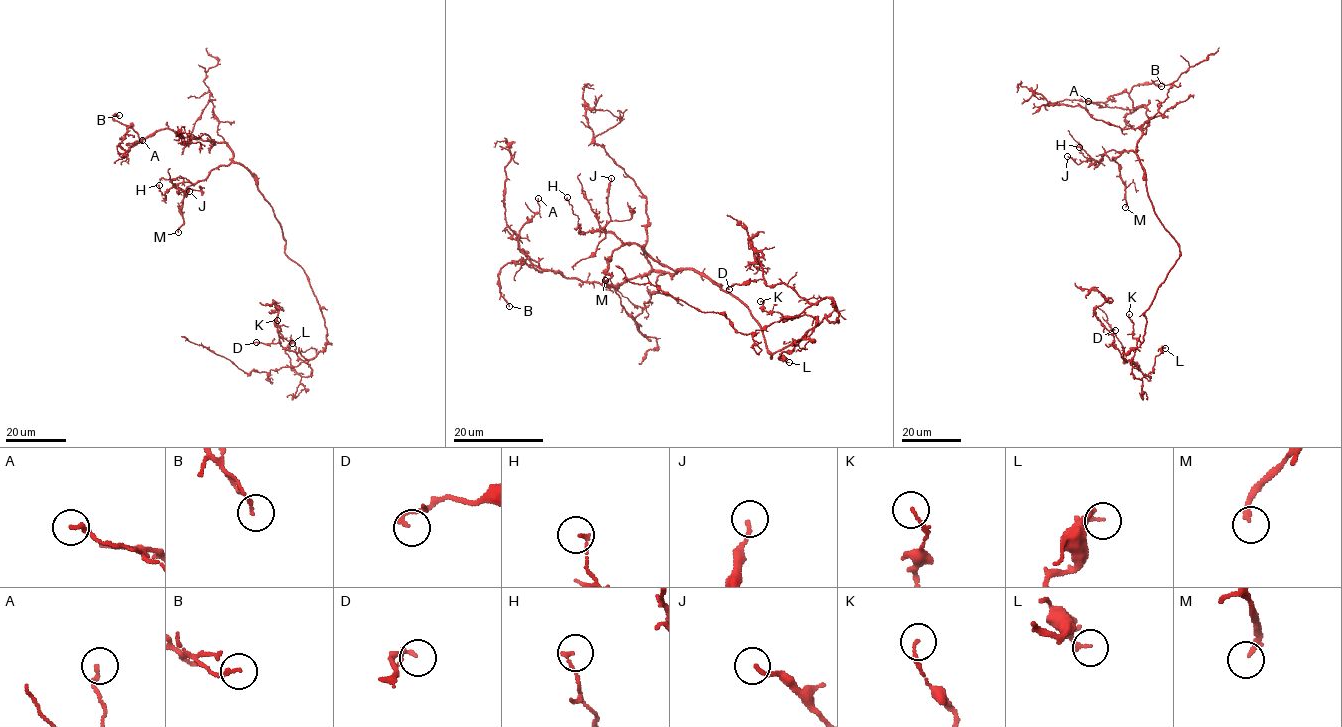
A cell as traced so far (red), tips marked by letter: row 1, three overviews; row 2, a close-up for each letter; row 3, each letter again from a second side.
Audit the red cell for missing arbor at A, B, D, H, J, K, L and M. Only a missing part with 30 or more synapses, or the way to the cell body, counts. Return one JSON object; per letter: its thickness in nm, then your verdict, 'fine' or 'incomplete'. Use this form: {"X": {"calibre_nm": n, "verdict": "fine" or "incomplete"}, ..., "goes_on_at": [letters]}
{"A": {"calibre_nm": 150, "verdict": "fine"}, "B": {"calibre_nm": 120, "verdict": "fine"}, "D": {"calibre_nm": 160, "verdict": "fine"}, "H": {"calibre_nm": 130, "verdict": "fine"}, "J": {"calibre_nm": 150, "verdict": "fine"}, "K": {"calibre_nm": 110, "verdict": "fine"}, "L": {"calibre_nm": 160, "verdict": "fine"}, "M": {"calibre_nm": 200, "verdict": "incomplete"}, "goes_on_at": ["M"]}

